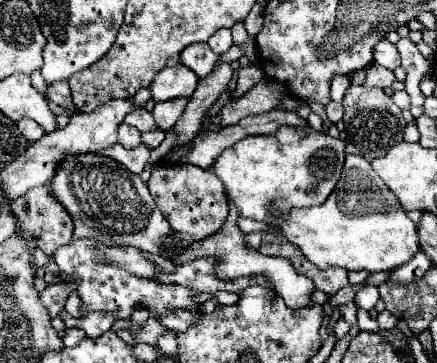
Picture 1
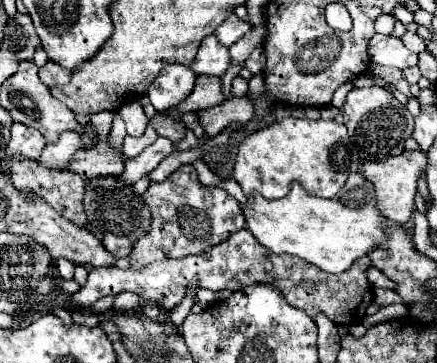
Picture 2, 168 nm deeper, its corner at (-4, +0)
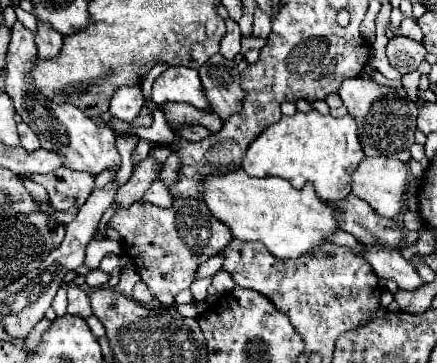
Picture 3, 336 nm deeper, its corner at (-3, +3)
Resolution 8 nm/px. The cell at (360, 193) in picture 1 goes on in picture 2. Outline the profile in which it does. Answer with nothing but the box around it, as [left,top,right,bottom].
[241,173,385,275]

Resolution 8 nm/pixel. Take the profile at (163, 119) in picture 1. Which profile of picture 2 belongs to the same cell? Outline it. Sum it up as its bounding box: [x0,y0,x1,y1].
[169,75,225,121]

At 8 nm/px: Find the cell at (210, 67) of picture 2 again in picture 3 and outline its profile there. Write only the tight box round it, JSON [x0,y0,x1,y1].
[220,20,240,60]

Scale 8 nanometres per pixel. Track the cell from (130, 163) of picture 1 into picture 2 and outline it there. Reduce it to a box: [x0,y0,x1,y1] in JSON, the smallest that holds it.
[67,141,125,179]

